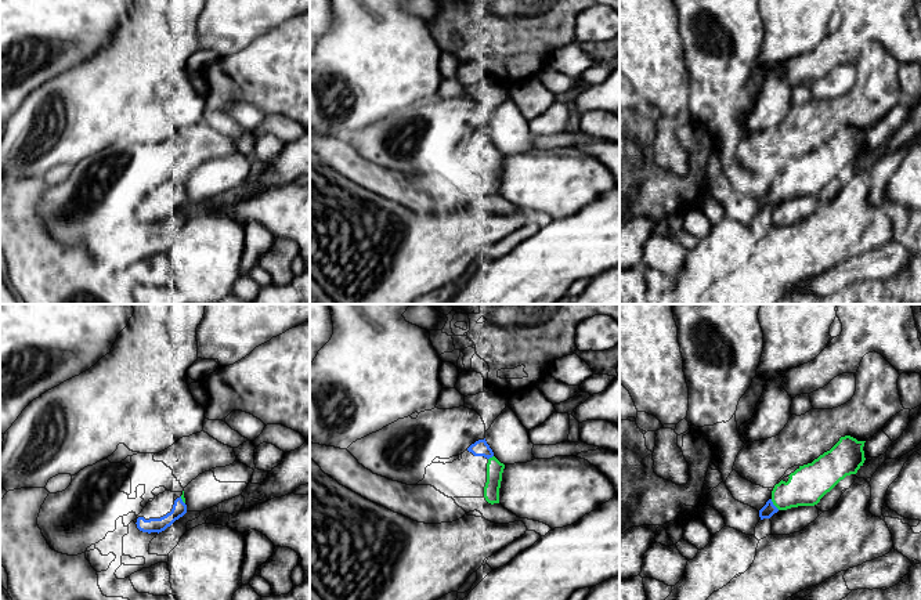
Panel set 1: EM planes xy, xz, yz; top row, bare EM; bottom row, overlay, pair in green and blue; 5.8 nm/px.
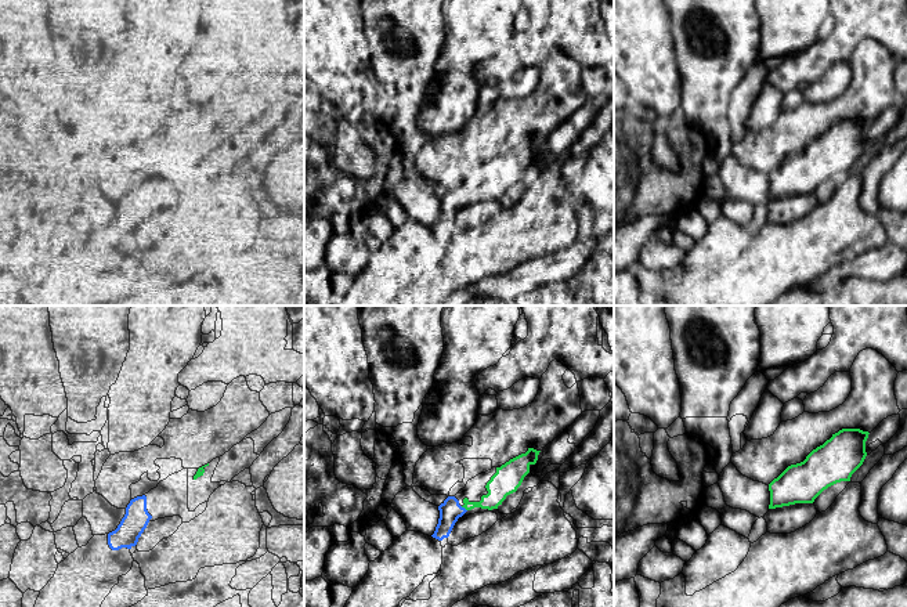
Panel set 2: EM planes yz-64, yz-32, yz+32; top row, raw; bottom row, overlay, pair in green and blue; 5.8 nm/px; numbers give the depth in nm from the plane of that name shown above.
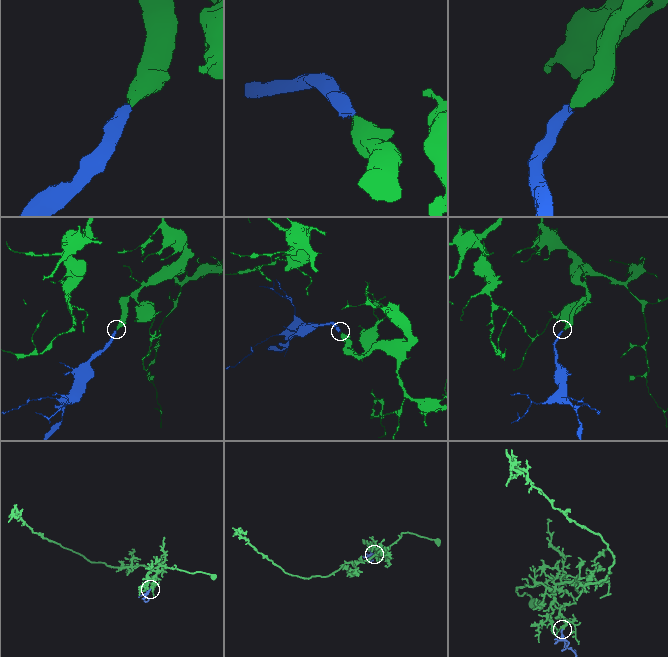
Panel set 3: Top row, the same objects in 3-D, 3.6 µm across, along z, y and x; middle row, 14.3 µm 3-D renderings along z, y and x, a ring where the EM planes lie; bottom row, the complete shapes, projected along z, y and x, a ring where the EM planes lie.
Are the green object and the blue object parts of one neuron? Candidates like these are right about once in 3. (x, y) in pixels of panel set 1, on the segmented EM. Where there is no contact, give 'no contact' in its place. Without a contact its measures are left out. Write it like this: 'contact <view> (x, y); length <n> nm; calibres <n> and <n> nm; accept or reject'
contact yz (775, 505); length 80 nm; calibres 220 and 80 nm; accept

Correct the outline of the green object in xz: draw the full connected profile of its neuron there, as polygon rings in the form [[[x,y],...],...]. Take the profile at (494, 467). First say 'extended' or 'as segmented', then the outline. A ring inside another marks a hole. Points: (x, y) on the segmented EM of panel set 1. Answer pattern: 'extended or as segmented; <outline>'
extended; [[[485,438],[478,440],[467,448],[474,456],[484,456],[488,459],[487,463],[487,482],[484,487],[484,498],[488,503],[499,503],[499,488],[502,481],[502,473],[505,465],[501,463],[495,456]]]

